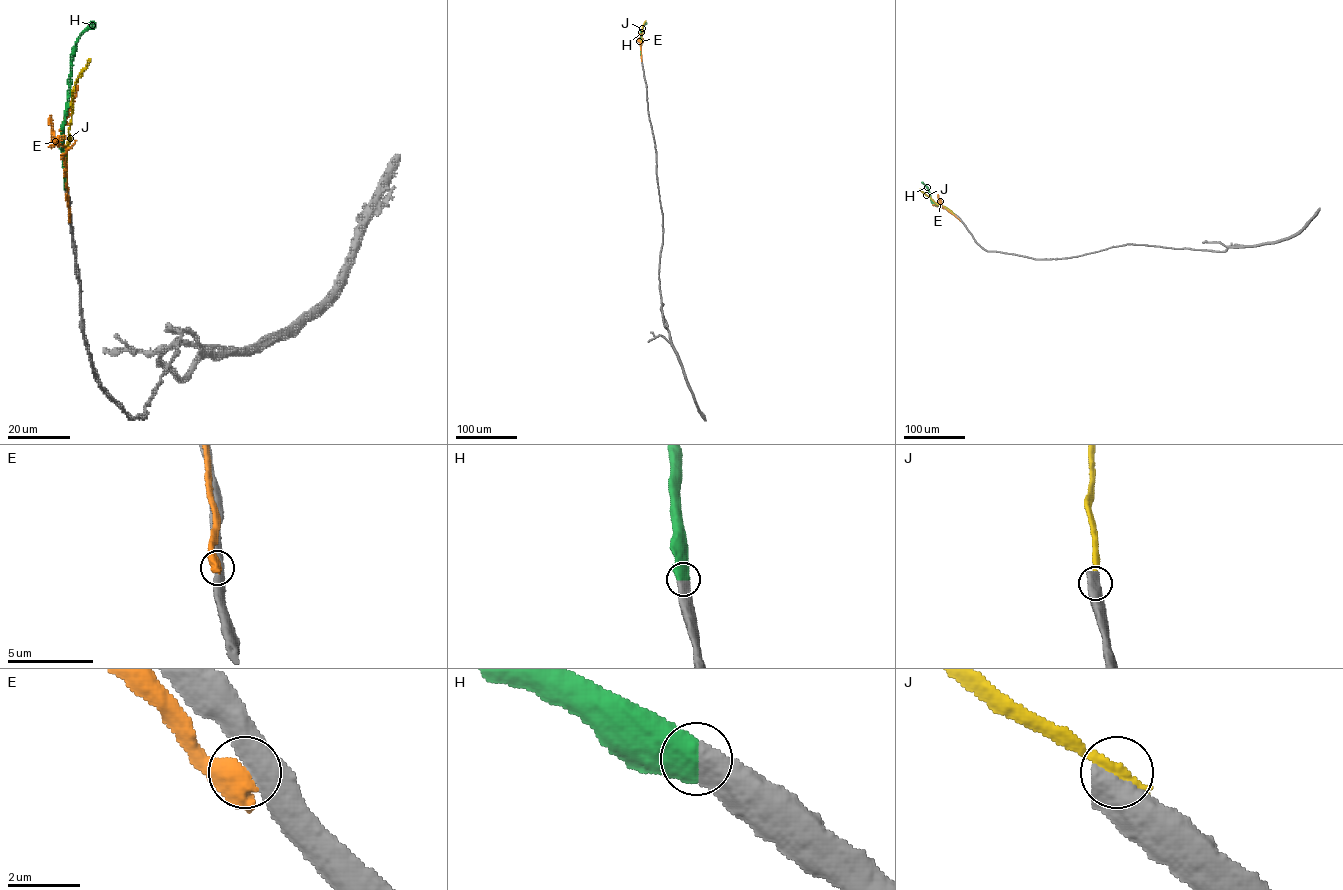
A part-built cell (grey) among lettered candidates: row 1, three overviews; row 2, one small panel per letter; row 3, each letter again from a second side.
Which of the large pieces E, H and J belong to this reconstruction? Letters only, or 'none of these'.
H

